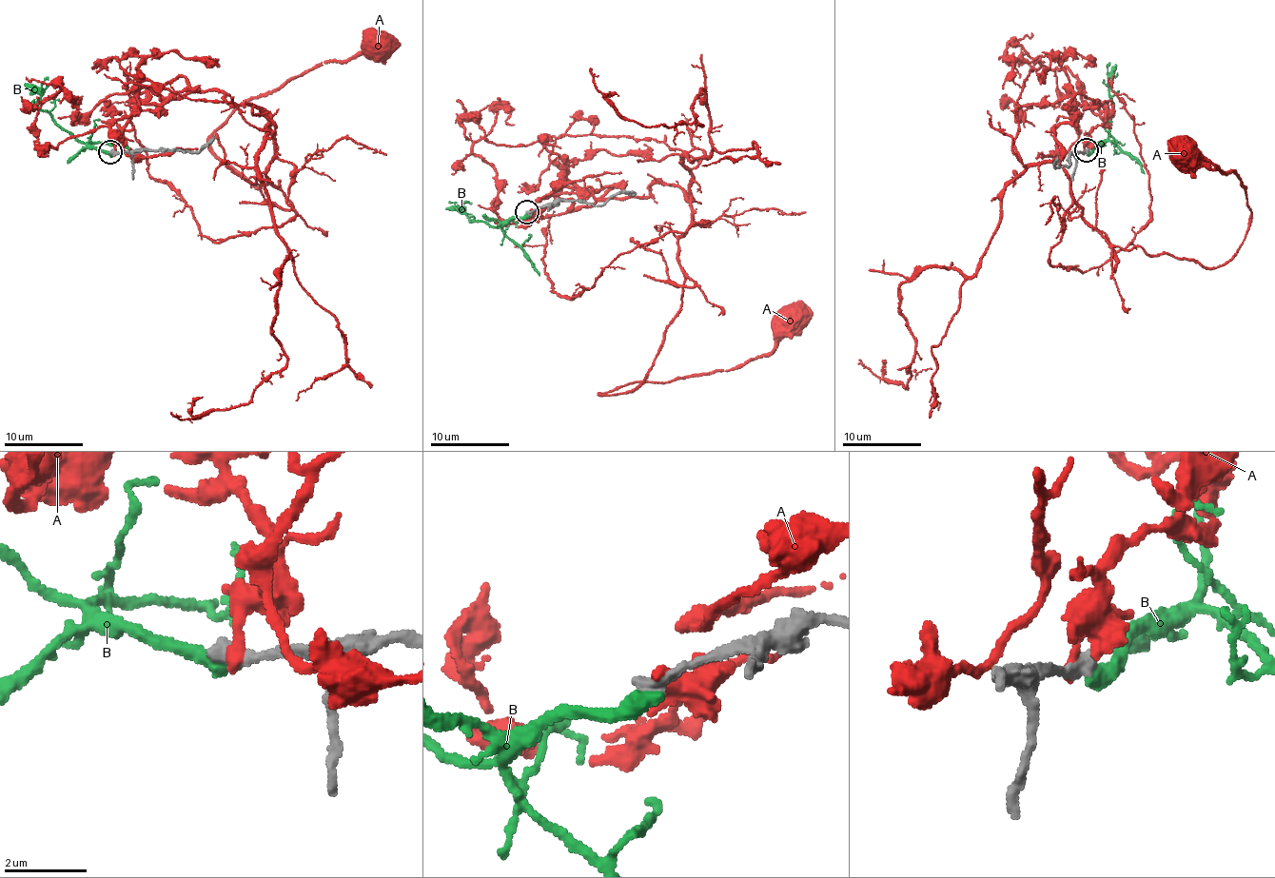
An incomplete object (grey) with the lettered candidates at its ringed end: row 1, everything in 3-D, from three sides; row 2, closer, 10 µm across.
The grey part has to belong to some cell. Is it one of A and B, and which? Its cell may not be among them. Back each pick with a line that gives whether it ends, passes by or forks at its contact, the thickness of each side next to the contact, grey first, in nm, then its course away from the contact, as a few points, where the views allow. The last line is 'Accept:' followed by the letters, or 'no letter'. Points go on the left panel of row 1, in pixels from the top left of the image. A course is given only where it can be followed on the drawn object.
Accept: no letter

